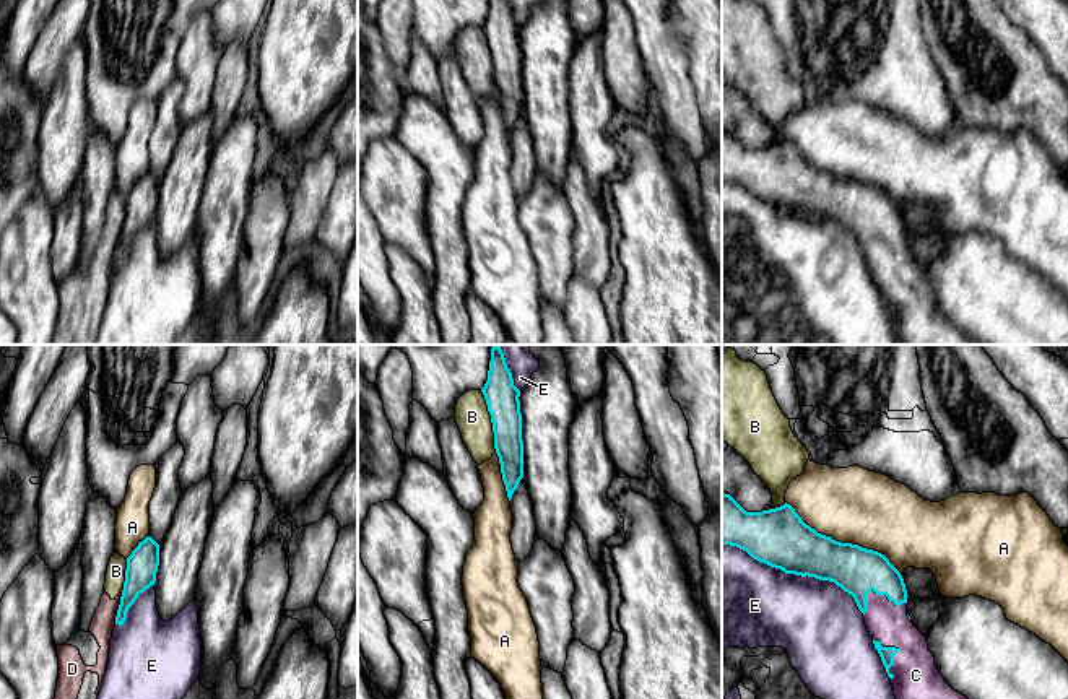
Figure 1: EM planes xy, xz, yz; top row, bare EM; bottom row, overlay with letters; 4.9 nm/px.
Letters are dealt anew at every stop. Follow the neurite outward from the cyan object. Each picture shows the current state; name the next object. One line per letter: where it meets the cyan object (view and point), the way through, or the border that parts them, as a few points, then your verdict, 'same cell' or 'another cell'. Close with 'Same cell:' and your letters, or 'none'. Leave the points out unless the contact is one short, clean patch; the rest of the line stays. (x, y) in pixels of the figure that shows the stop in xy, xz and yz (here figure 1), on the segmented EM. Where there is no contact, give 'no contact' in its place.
A: contact yz (842, 543); another cell
B: contact xz (491, 421); another cell
C: contact yz (876, 594); same cell
D: contact xy (119, 608); another cell
E: contact yz (795, 574); another cell
Same cell: C

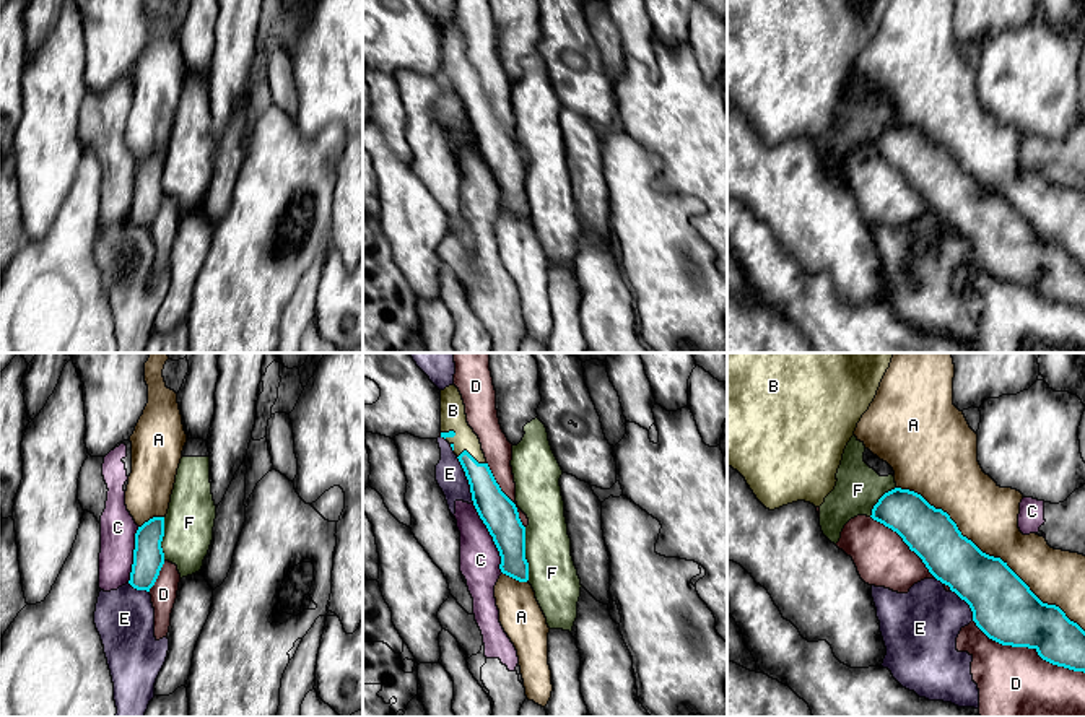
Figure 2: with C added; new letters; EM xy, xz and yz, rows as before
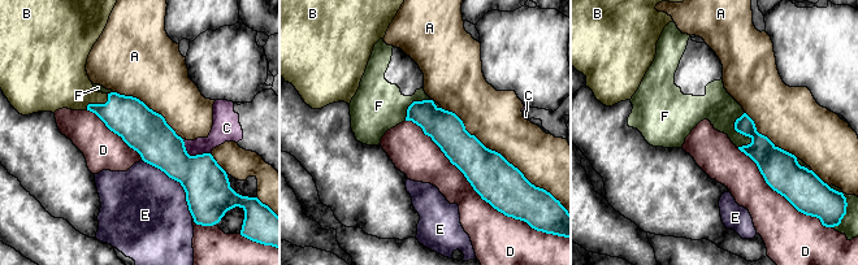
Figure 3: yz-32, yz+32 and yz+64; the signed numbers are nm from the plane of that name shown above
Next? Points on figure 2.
A: contact yz (988, 555); another cell
B: contact xz (470, 456); same cell
C: contact xz (493, 538); another cell
D: contact yz (1028, 647); another cell
E: contact xz (467, 478); another cell
F: contact xz (524, 553); another cell
Same cell: B

